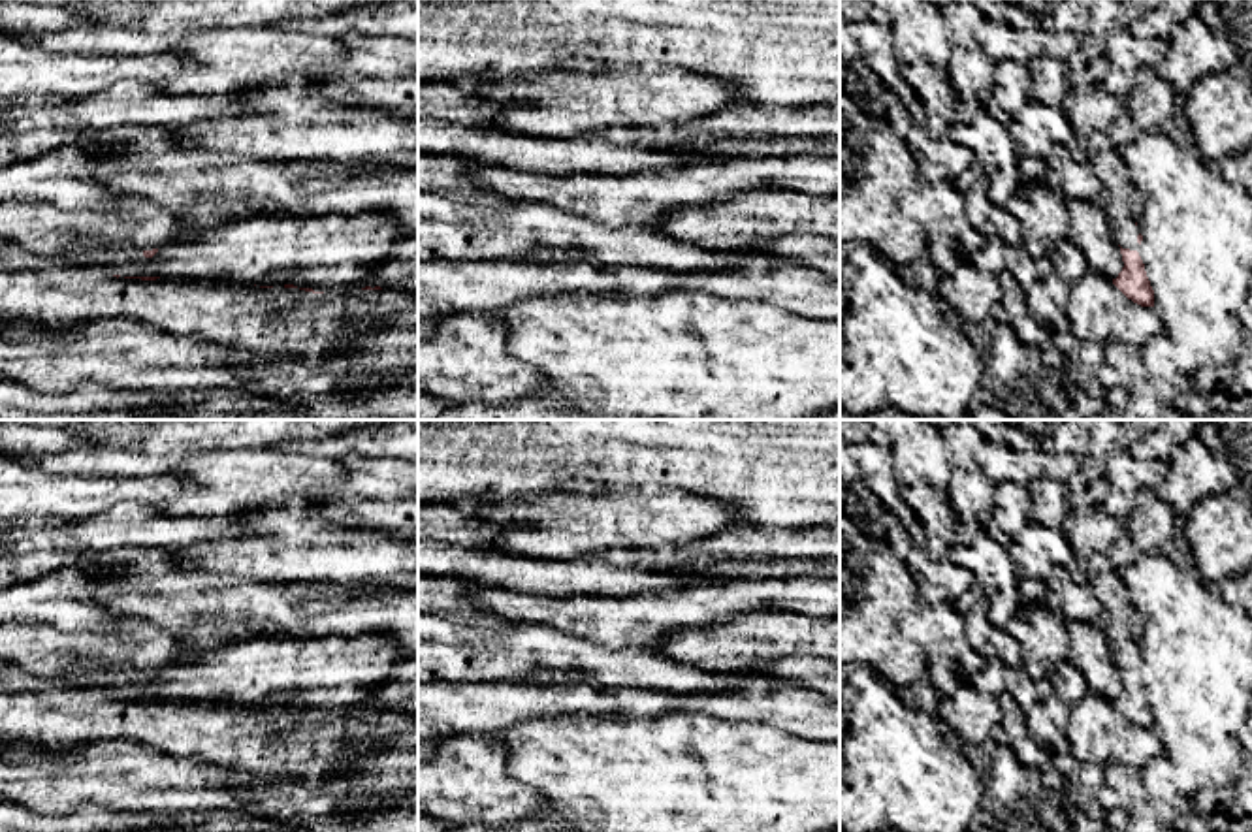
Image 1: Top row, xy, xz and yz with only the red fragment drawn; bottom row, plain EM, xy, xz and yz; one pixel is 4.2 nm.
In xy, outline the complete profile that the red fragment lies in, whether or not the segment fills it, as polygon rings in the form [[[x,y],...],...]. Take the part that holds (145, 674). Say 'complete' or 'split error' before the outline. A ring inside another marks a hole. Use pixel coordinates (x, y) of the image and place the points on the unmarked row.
split error; [[[130,617],[122,634],[62,632],[43,621],[17,619],[0,625],[0,659],[17,668],[75,685],[75,666],[128,664],[152,680],[164,666],[192,657],[194,646],[181,632],[152,621]]]

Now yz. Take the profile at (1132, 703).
split error; [[[1124,640],[1113,649],[1113,653],[1124,683],[1124,689],[1118,698],[1113,700],[1113,706],[1133,725],[1141,728],[1154,728],[1154,712],[1137,674],[1143,663],[1137,644]]]

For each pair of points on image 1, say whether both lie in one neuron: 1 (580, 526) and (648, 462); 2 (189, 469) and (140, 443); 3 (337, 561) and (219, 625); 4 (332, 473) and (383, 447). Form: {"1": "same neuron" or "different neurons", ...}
{"1": "different neurons", "2": "different neurons", "3": "different neurons", "4": "different neurons"}

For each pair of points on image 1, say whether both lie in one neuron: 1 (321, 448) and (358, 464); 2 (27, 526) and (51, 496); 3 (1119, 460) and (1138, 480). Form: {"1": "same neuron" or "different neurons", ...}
{"1": "different neurons", "2": "different neurons", "3": "same neuron"}

